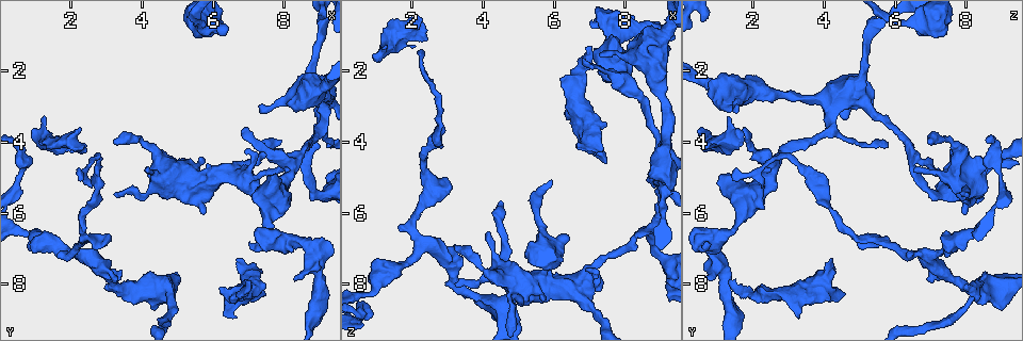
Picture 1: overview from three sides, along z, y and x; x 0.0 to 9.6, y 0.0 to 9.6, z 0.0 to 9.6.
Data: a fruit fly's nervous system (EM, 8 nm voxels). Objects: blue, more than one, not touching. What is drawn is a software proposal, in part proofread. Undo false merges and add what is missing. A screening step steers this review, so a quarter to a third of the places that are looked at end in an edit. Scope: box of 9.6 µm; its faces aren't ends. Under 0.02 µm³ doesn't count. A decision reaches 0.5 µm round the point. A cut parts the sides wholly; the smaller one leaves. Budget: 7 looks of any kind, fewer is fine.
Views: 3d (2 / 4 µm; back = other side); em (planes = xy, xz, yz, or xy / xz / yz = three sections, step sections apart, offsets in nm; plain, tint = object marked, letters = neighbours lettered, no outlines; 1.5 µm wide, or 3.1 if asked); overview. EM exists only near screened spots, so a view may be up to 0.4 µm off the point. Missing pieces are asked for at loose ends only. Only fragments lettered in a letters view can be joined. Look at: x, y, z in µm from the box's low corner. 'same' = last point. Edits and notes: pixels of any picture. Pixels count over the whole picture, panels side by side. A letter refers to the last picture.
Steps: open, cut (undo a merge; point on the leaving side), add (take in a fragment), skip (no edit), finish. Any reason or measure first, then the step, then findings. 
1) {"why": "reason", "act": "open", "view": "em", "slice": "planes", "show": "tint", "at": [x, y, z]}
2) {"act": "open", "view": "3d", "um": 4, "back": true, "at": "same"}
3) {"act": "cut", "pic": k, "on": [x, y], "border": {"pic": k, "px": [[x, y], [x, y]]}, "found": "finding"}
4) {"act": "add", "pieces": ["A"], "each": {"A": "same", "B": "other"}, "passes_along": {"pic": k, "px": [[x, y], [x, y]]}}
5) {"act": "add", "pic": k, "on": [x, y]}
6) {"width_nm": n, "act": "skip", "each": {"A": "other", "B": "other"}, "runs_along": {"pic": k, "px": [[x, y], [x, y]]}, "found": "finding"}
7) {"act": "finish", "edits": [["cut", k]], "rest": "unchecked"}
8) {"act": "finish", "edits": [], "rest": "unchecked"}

{"why": "branch stops here", "act": "open", "view": "em", "slice": "planes", "show": "letters", "at": [0.85, 3.80, 1.65]}

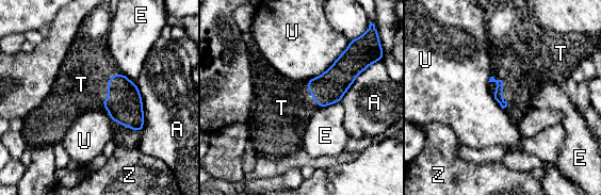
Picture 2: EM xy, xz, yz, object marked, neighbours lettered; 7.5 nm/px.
{"act": "add", "pieces": ["T"], "each": {"A": "other", "E": "other", "T": "same", "U": "other", "Z": "other"}, "passes_along": {"pic": 2, "px": [[498, 95], [502, 90], [515, 66]]}, "found": "it goes on there"}

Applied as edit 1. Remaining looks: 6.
{"why": "see it whole again", "act": "open", "view": "overview"}

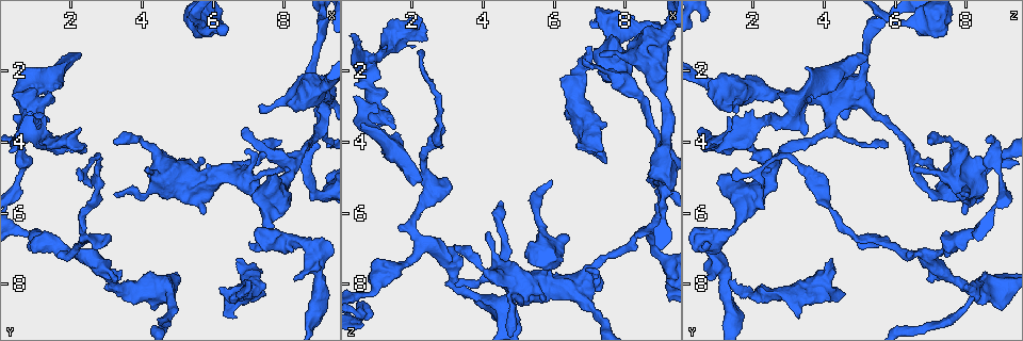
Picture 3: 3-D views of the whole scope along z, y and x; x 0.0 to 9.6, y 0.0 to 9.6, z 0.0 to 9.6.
{"why": "an open end", "act": "open", "view": "em", "slice": "planes", "show": "letters", "at": [2.30, 5.00, 1.50]}

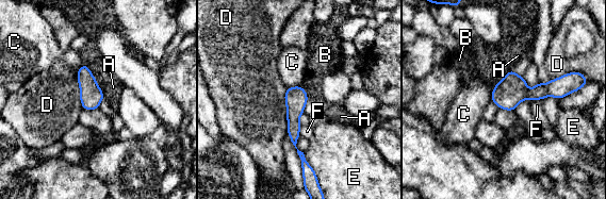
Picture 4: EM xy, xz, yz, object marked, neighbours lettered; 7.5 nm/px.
{"width_nm": 160, "act": "skip", "each": {"A": "other", "B": "other", "C": "other", "D": "other", "E": "other", "F": "other"}, "border": {"pic": 4, "px": [[305, 90], [309, 97]]}, "found": "no lettered fragment goes on from it"}

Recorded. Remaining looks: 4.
{"why": "branch stops here", "act": "open", "view": "em", "slice": "yz", "step": 8, "show": "letters", "at": [8.30, 7.90, 0.65]}

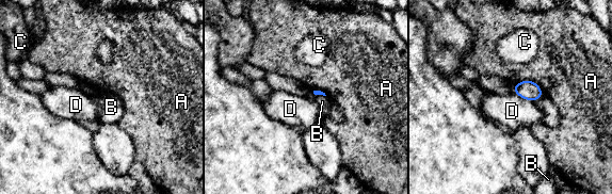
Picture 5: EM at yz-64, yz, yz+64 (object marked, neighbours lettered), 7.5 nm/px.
{"act": "skip", "each": {"A": "other", "B": "other", "C": "other", "D": "other"}, "found": "none of them fits"}

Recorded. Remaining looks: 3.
{"act": "finish", "edits": [["add", 2]], "rest": "unchecked"}

